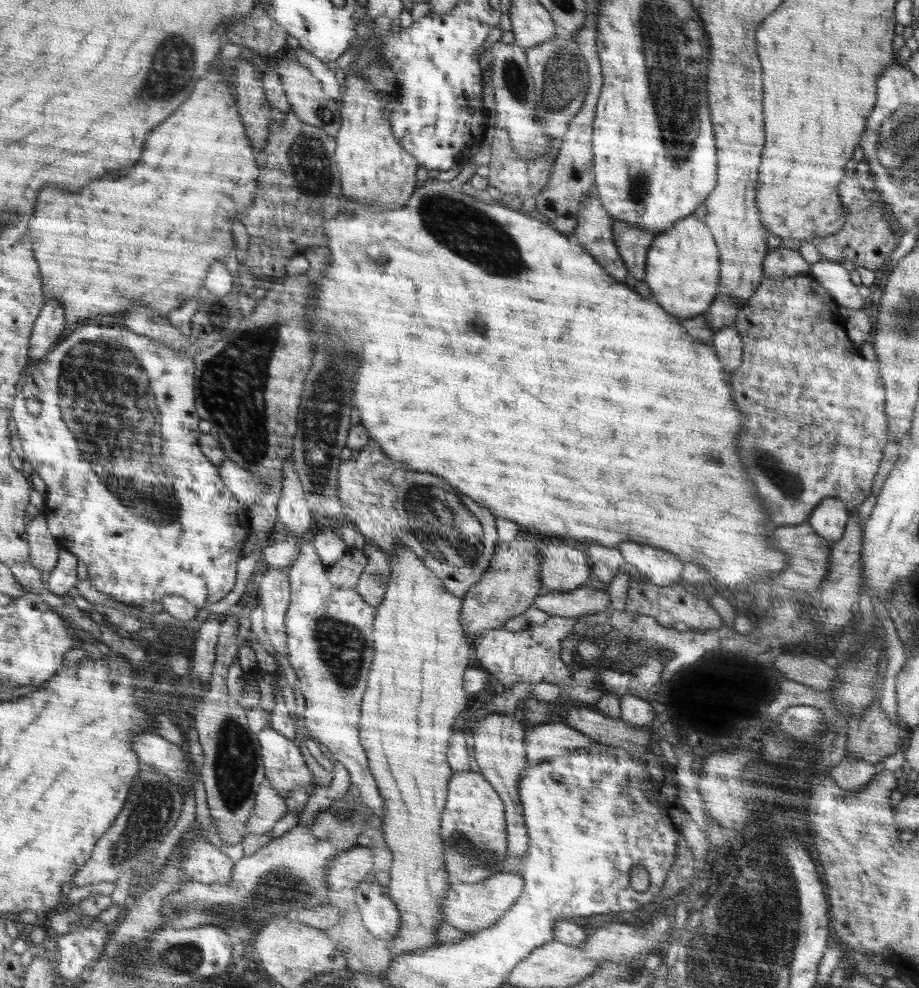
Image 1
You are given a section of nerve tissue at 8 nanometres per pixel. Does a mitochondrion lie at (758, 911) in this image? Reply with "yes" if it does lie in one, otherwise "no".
yes

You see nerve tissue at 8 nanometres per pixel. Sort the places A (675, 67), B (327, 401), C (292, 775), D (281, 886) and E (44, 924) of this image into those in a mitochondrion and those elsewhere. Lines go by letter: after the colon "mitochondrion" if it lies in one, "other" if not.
A: mitochondrion
B: mitochondrion
C: other
D: mitochondrion
E: other

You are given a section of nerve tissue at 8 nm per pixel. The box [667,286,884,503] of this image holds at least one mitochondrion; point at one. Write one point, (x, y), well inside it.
(791, 487)

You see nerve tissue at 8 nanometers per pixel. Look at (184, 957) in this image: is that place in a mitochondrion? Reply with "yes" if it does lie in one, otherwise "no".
yes

